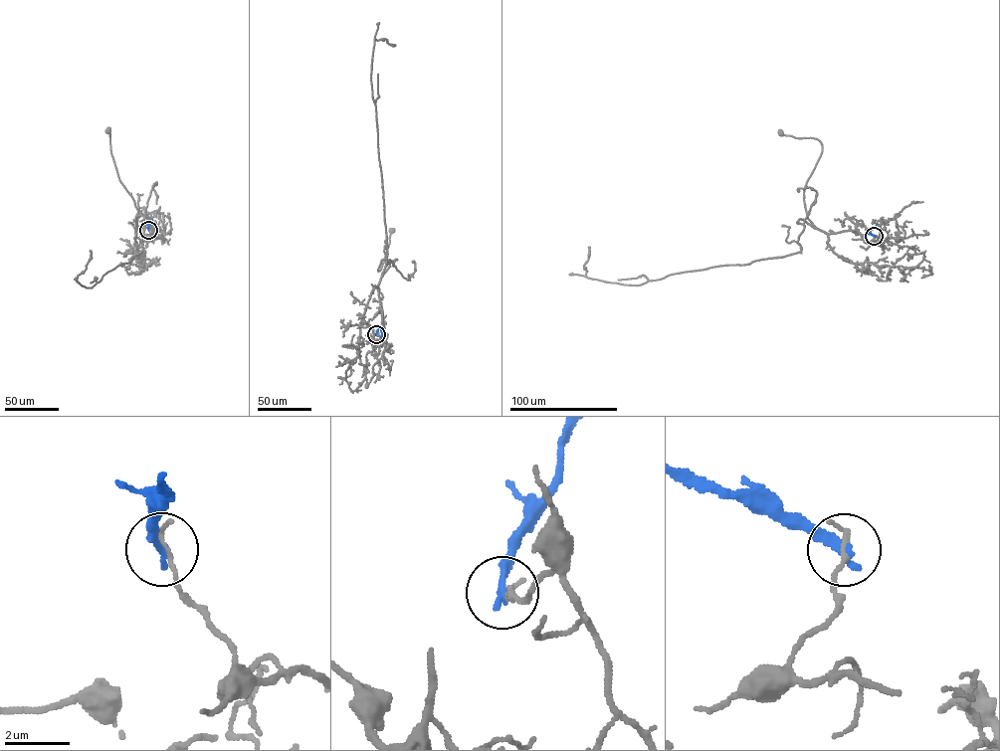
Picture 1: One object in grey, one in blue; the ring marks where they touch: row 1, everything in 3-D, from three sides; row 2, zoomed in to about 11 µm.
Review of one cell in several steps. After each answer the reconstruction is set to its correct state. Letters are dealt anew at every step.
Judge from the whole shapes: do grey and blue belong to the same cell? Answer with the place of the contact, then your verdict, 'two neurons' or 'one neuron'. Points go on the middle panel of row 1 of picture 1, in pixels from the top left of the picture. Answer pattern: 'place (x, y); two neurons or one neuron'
place (376, 334); two neurons

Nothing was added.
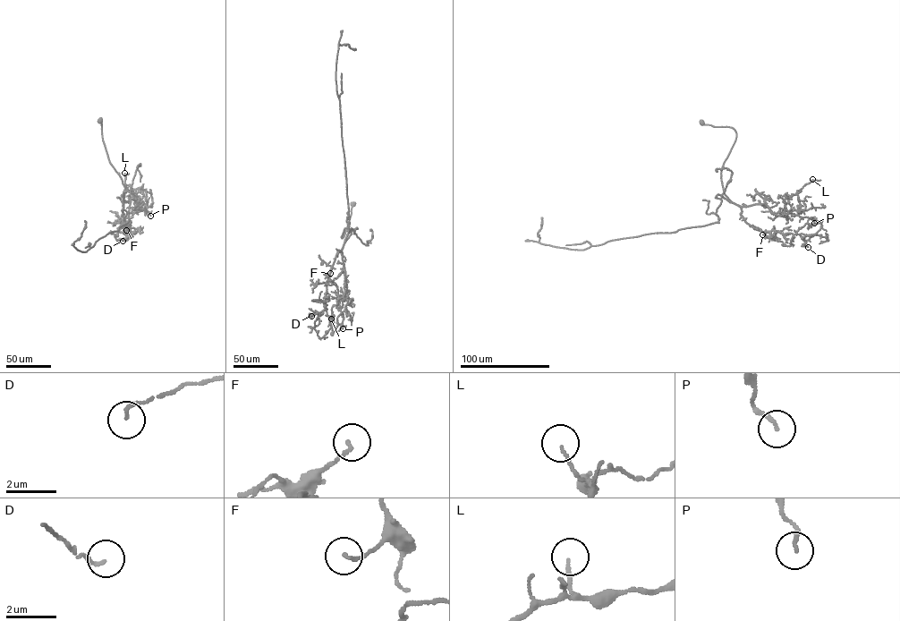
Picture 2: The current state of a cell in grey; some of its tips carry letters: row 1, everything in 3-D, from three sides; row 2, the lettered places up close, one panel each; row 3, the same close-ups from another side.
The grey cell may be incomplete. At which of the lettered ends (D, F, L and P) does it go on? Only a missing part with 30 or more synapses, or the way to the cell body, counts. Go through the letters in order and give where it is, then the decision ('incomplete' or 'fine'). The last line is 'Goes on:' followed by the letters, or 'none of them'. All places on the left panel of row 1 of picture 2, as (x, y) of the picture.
D: at (123, 241); fine
F: at (126, 230); fine
L: at (124, 173); fine
P: at (150, 216); incomplete
Goes on: P

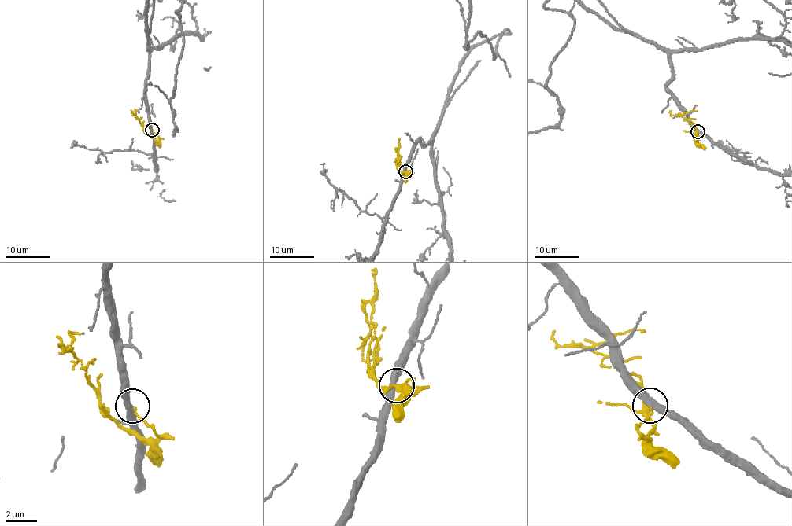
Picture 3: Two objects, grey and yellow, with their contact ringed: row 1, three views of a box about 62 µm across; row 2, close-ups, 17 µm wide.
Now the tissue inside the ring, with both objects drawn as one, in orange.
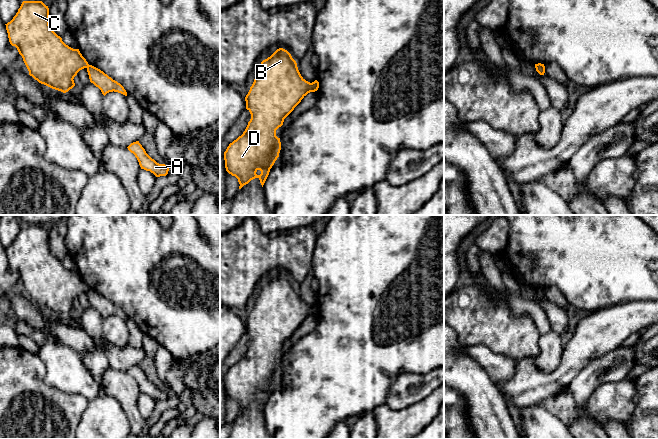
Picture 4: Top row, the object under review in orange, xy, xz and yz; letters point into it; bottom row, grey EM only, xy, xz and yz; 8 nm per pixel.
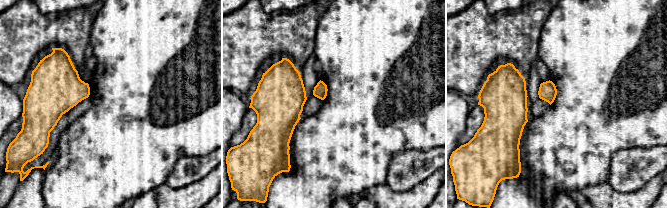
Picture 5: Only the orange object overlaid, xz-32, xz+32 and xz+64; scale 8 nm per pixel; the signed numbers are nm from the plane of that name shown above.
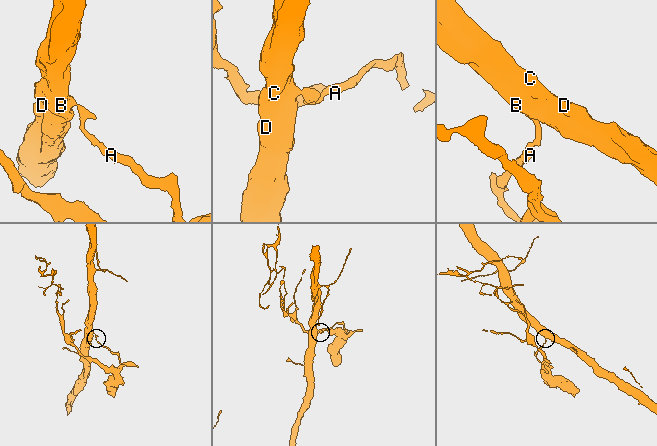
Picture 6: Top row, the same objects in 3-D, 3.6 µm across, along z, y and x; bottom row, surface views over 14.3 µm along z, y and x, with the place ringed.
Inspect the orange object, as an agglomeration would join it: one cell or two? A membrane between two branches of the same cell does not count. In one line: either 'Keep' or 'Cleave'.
Cleave

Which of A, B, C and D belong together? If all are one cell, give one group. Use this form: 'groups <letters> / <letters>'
groups A / B C D

